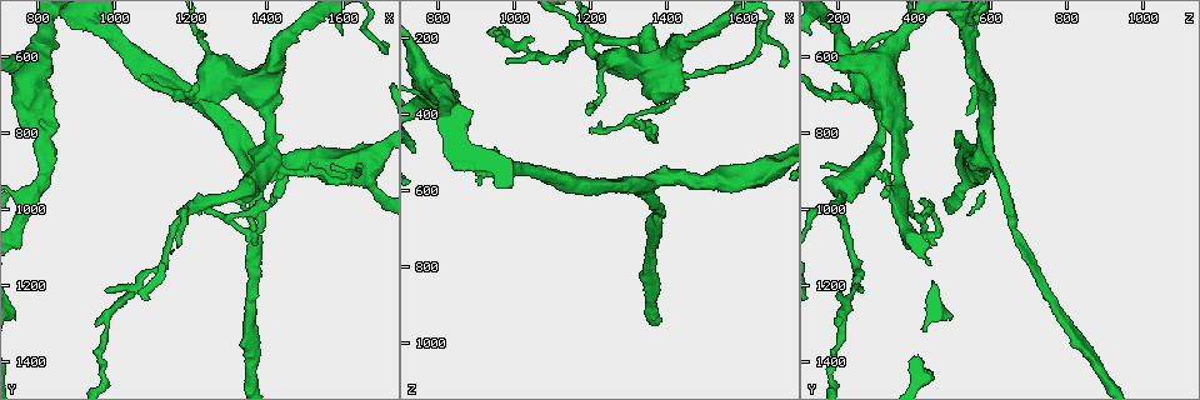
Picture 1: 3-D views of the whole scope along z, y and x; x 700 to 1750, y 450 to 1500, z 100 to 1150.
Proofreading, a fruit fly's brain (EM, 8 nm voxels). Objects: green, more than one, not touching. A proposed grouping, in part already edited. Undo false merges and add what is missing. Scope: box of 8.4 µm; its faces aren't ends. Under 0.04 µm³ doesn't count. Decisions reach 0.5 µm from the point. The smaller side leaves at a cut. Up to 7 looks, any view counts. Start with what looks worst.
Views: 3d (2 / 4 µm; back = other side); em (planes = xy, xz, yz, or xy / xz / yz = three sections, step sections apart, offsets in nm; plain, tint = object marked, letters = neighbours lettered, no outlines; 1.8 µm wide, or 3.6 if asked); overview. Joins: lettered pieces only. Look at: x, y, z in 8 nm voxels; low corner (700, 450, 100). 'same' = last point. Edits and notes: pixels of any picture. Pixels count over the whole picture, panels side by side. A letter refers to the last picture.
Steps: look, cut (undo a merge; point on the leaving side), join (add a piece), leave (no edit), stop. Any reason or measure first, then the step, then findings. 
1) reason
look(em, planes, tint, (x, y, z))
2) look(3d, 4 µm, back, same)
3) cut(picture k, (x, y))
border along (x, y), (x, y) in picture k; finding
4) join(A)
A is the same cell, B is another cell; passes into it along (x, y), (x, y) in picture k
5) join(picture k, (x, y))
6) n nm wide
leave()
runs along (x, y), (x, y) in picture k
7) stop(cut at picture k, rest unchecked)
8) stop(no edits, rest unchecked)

sharp bend
look(em, planes, letters, (790, 955, 365))

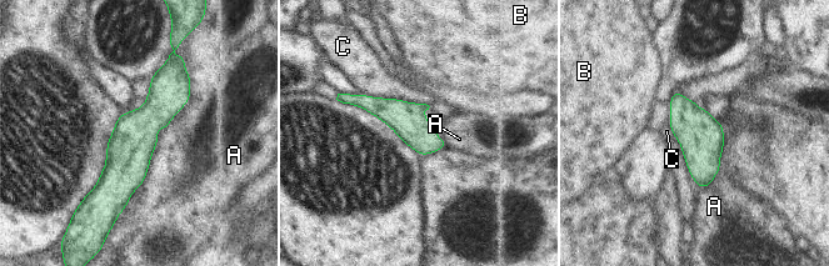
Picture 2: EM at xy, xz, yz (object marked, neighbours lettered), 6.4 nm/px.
leave()
A, B and C are other cells; border along (360, 93), (429, 106) in picture 2; all the same neuron

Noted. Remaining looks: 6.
arms part here
look(3d, 2 µm, (1350, 850, 590))

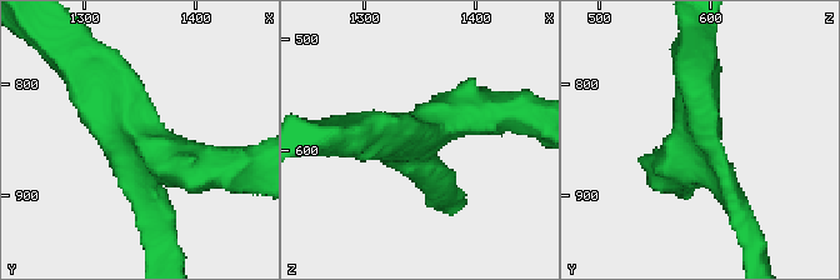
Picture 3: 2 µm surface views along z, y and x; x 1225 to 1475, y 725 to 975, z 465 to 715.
3 arms; arms of 180, 280, 280 nm
look(em, planes, plain, (1346, 850, 588))

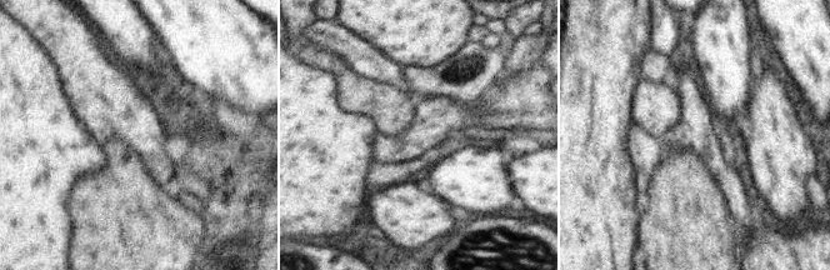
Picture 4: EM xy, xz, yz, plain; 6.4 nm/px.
look(em, planes, letters, same)

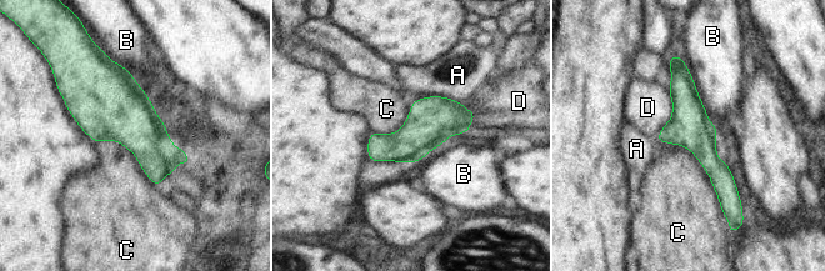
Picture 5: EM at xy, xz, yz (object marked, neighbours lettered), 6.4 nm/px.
leave()
A, B, C and D are other cells; border along (655, 140), (694, 155), (723, 214) in picture 5; all the same neuron

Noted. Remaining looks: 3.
an open end
look(em, xz, step 8, tint, (1200, 985, 435))

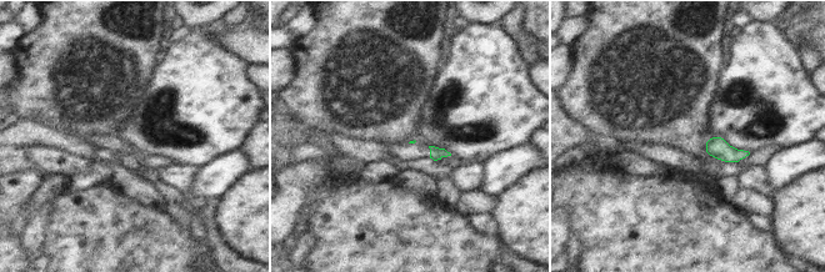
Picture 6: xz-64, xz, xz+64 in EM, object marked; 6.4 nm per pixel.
another direction
look(em, planes, tint, same)

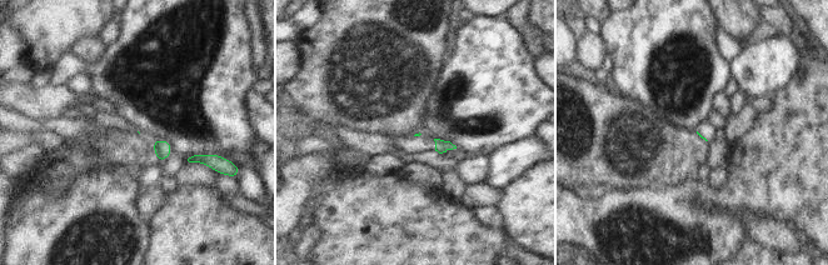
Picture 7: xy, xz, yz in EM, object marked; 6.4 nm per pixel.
what lies round it
look(em, planes, letters, same)

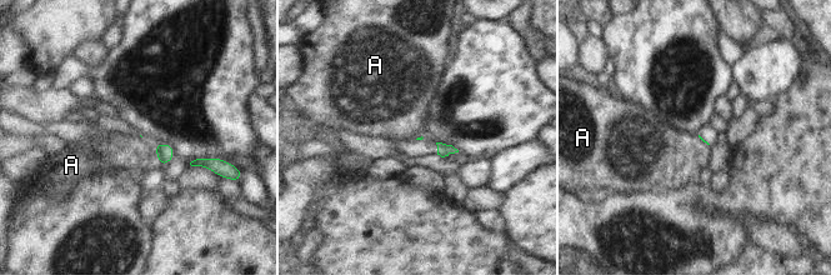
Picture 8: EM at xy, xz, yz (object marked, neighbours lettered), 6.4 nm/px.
leave()
A is another cell; border along (153, 144), (160, 164) in picture 8; no lettered piece goes on from it

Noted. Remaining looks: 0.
stop(no edits, rest unchecked)

